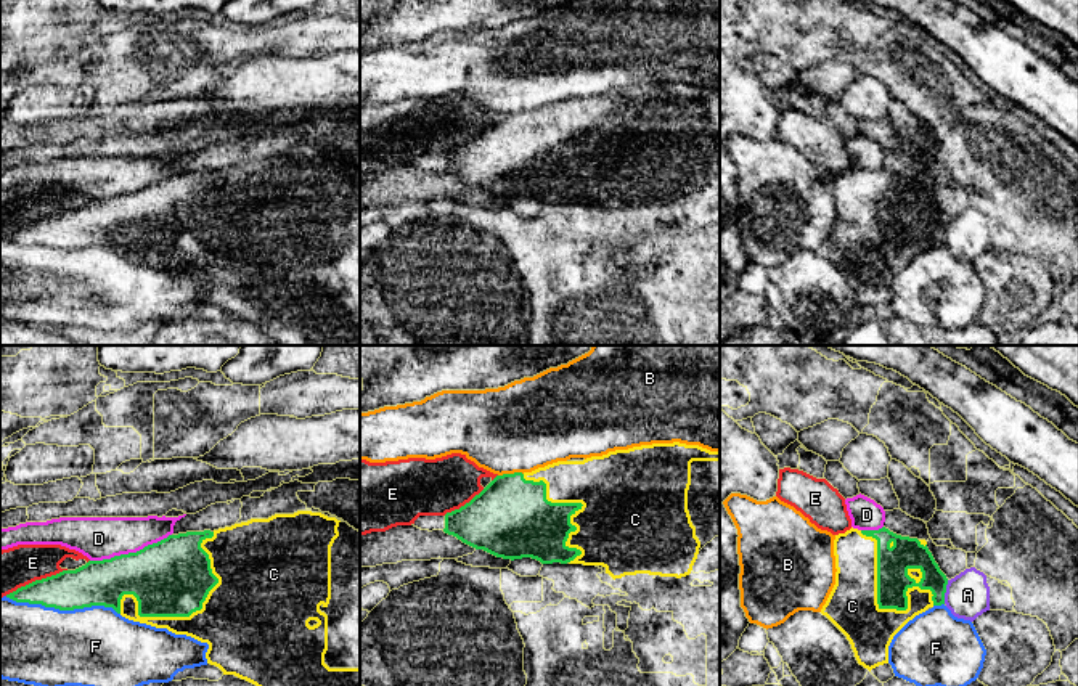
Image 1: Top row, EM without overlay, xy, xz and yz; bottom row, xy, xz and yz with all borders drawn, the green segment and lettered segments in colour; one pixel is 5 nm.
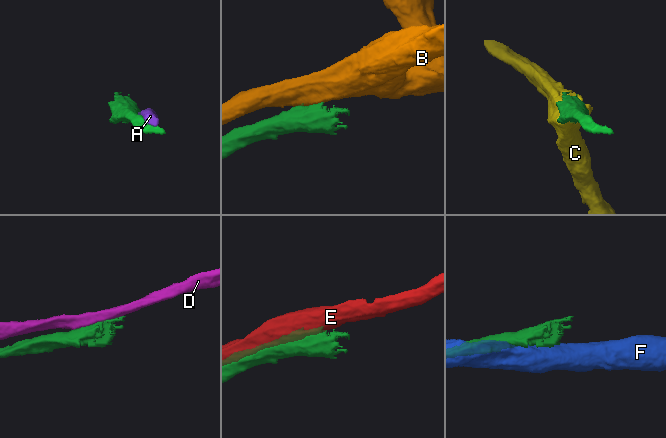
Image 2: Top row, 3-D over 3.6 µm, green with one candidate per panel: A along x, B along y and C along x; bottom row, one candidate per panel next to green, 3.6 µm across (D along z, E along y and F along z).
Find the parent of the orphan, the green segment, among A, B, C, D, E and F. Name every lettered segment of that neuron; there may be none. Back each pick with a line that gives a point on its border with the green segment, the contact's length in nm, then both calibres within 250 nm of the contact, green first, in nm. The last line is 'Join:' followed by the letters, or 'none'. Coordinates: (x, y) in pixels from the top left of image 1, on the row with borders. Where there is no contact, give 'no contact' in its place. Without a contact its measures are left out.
C: yz (879, 606) | 550 nm | 160/260 nm
Join: C

